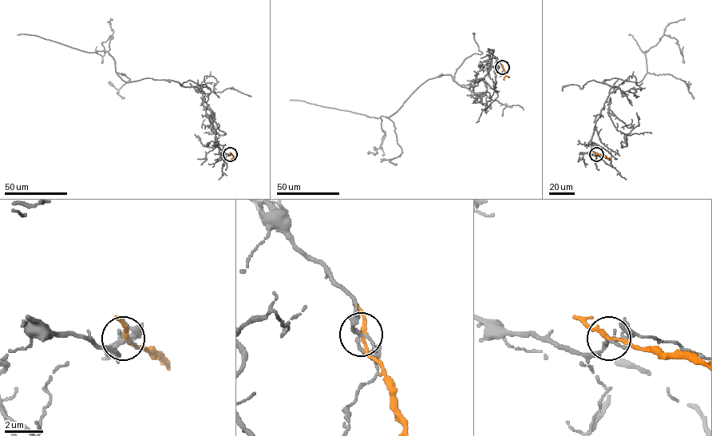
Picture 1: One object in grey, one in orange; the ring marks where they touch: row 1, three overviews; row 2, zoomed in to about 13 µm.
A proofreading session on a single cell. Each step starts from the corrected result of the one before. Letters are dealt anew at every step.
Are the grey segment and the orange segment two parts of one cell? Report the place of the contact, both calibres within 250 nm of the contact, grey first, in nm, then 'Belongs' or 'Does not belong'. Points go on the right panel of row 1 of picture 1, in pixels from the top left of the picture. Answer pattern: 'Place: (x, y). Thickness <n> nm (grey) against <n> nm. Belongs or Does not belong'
Place: (596, 154). Thickness 160 nm (grey) against 180 nm. Does not belong

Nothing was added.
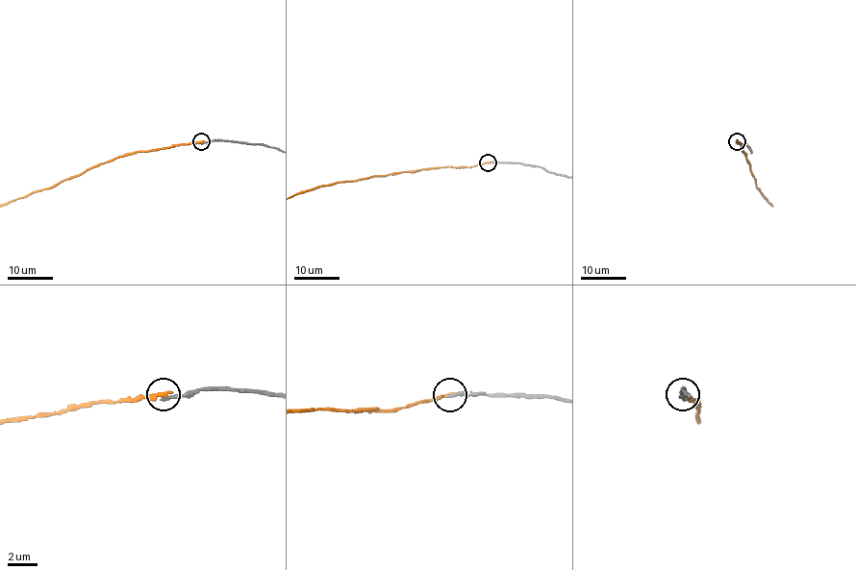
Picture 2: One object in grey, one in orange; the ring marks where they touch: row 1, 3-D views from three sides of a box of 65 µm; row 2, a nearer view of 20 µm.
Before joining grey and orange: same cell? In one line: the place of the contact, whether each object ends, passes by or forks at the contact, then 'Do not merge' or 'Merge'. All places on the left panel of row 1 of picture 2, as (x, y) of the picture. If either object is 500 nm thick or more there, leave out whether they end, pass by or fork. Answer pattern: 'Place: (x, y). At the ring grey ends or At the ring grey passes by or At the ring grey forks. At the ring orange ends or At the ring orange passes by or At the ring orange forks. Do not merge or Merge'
Place: (201, 141). At the ring grey ends. At the ring orange ends. Do not merge

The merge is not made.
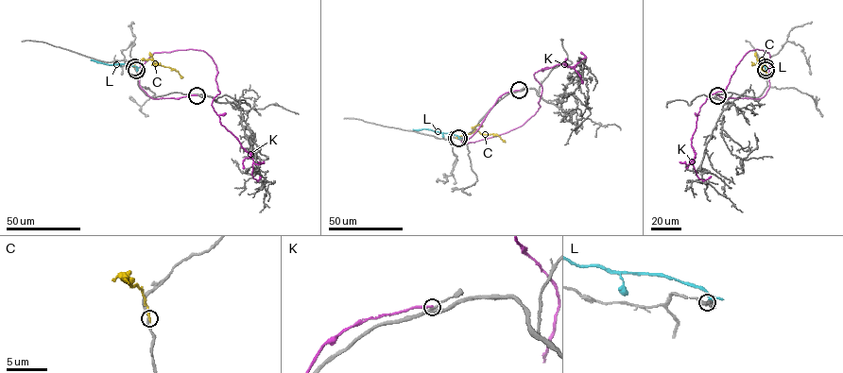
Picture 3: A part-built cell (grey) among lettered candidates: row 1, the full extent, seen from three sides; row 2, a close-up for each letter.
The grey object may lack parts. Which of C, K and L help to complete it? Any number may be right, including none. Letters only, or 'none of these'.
none of these

